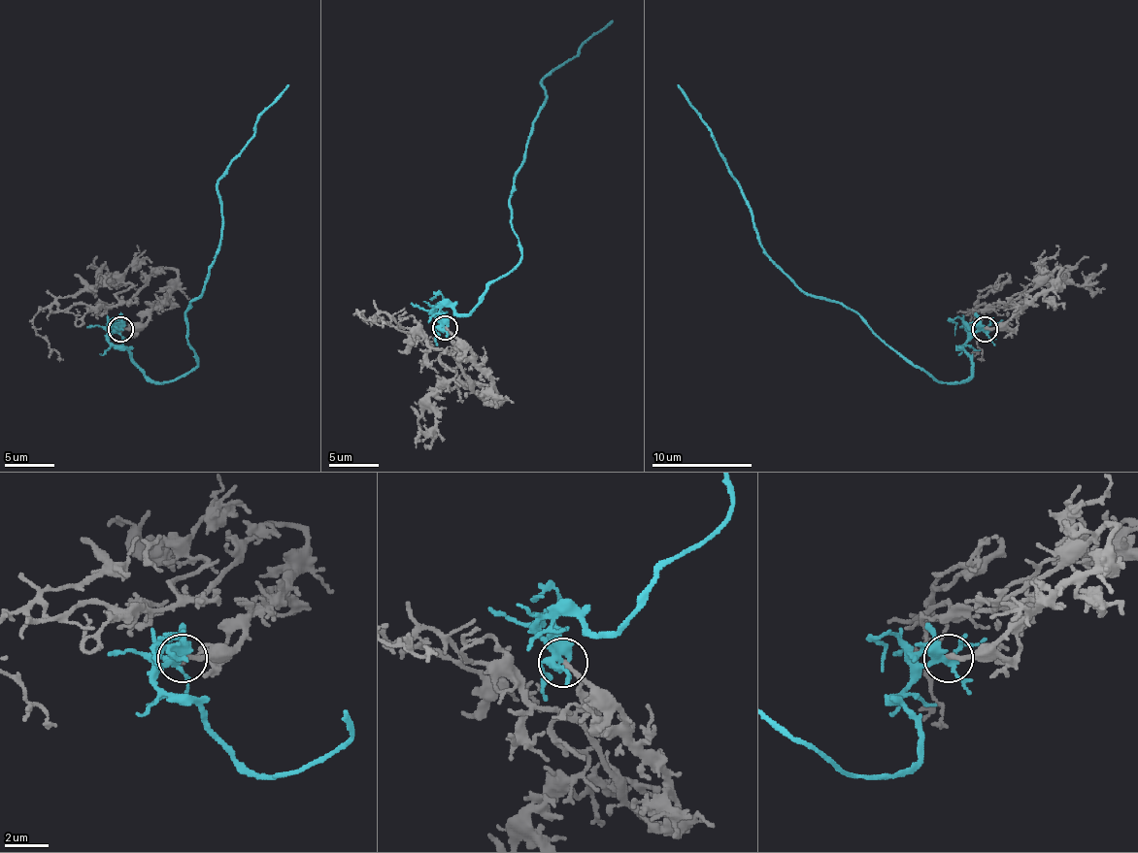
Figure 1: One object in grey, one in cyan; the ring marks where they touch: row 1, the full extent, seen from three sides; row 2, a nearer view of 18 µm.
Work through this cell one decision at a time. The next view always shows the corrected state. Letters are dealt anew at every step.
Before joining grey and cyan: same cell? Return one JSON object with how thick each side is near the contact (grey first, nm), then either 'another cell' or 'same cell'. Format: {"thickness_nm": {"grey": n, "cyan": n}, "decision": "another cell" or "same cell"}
{"thickness_nm": {"grey": 200, "cyan": 320}, "decision": "same cell"}

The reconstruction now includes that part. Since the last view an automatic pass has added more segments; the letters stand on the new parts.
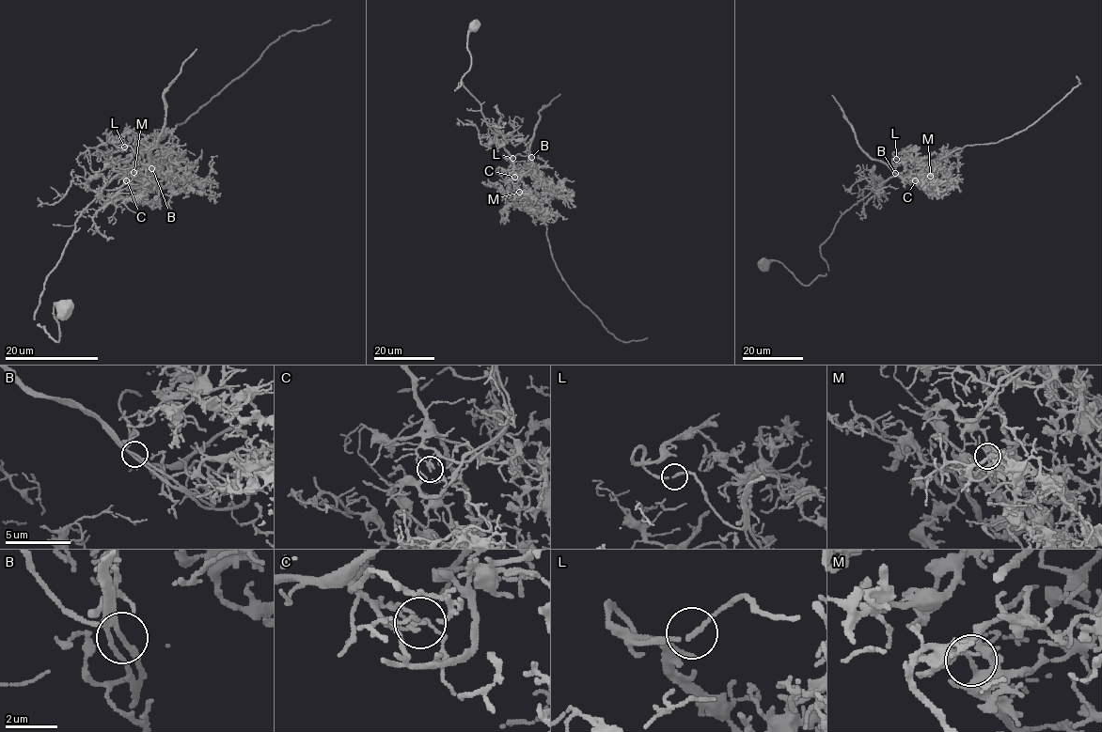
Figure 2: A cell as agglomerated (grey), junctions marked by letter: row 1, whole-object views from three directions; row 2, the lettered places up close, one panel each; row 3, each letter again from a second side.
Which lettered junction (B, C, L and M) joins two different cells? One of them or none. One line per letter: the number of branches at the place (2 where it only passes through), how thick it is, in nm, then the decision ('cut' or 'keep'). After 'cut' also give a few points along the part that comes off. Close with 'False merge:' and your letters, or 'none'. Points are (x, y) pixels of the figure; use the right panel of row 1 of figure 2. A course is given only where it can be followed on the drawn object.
B: 2 | 140 nm | keep
C: 2 | 150 nm | cut | (915, 180), (906, 175), (919, 165), (936, 162), (964, 146), (998, 142), (1027, 129), (1080, 83), (1076, 76)
L: 2 | 160 nm | keep
M: 2 | 150 nm | keep
False merge: C

